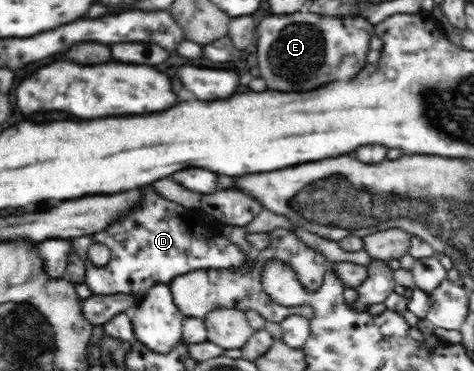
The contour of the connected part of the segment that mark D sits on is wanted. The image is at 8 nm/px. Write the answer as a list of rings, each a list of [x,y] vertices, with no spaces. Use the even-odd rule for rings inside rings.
[[[148,188],[136,206],[118,220],[110,222],[105,232],[69,239],[72,242],[72,252],[84,261],[84,283],[92,295],[132,294],[136,295],[137,304],[140,304],[154,285],[169,285],[174,277],[181,274],[200,269],[237,269],[244,264],[247,255],[229,239],[218,236],[216,240],[196,240],[194,230],[186,228],[186,222],[178,214],[178,205],[160,195],[154,188]],[[98,243],[110,249],[107,265],[94,265],[88,259],[88,248]]]

